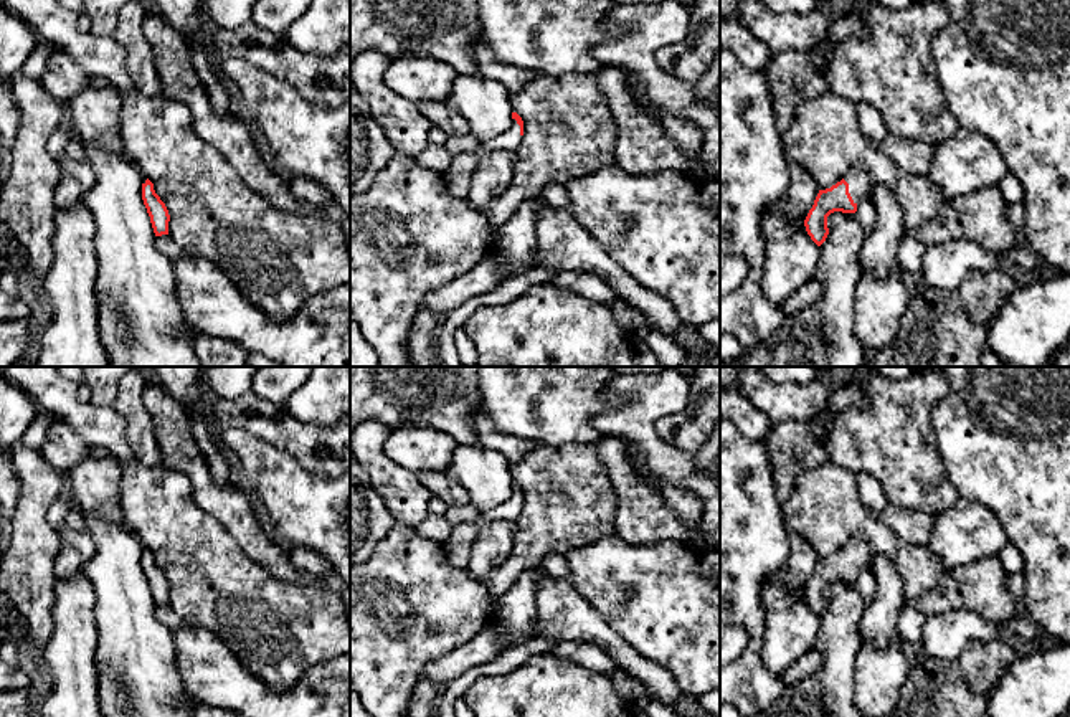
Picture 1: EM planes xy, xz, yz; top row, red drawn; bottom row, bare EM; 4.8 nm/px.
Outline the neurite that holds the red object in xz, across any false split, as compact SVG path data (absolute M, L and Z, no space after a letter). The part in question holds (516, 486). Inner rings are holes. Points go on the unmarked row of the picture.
M512 482L512 494L505 502L490 510L479 512L477 519L472 522L452 527L451 535L443 544L451 563L466 570L471 562L471 548L477 537L477 532L484 525L497 520L515 522L522 512L522 506L523 491L517 482Z

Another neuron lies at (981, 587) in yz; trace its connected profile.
M997 555L982 557L945 573L940 583L911 606L925 618L966 610L1002 629L1007 620L1022 613L1022 603L1009 591L1007 580Z

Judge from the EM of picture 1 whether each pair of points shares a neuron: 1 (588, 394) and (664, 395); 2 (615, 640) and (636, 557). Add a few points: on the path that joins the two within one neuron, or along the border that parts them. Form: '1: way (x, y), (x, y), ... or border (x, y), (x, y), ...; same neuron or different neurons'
1: border (608, 384), (618, 402), (591, 418), (596, 432); different neurons
2: border (591, 603), (646, 658); different neurons

